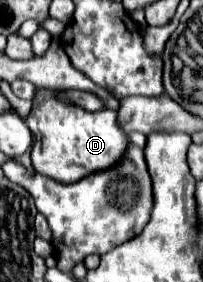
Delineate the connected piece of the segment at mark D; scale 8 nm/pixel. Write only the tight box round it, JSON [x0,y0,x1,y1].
[27,88,129,184]

